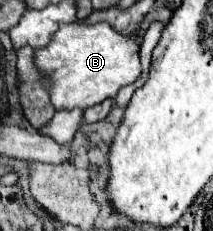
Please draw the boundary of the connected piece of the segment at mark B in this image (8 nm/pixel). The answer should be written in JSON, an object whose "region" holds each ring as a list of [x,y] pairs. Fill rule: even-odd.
{"region":[[[75,21],[61,25],[47,47],[35,49],[33,63],[43,77],[43,87],[55,111],[93,107],[107,97],[115,97],[123,85],[133,83],[141,75],[137,41],[113,31],[107,23],[81,25]]]}

